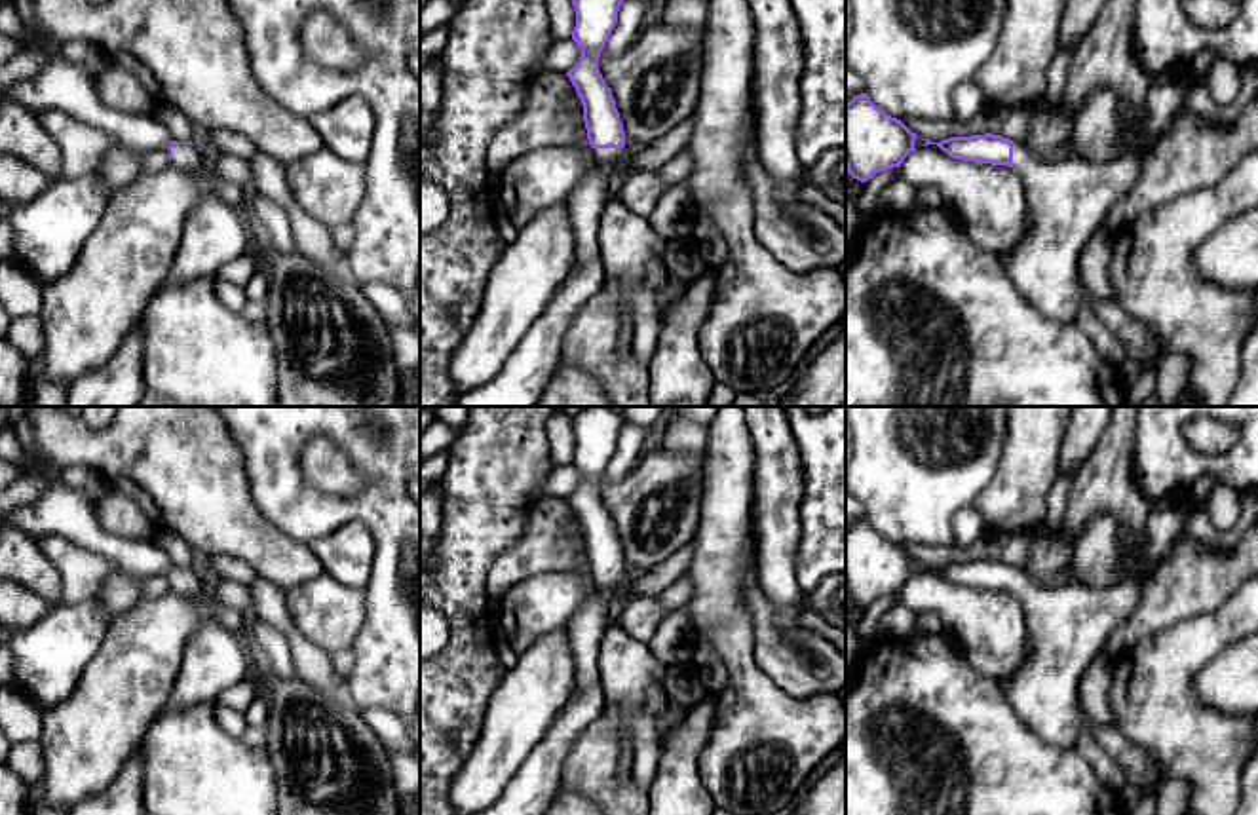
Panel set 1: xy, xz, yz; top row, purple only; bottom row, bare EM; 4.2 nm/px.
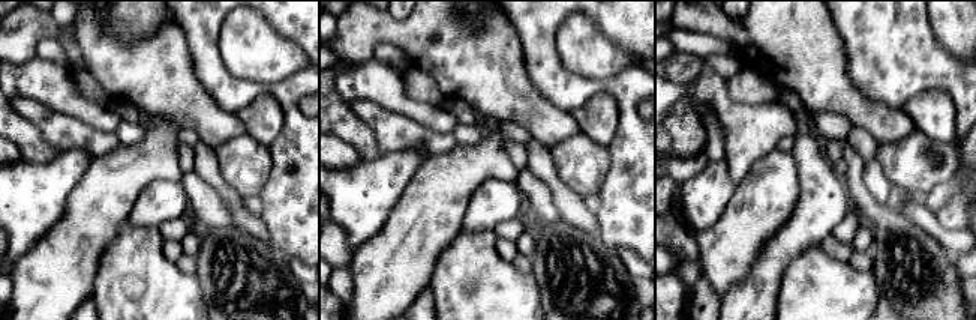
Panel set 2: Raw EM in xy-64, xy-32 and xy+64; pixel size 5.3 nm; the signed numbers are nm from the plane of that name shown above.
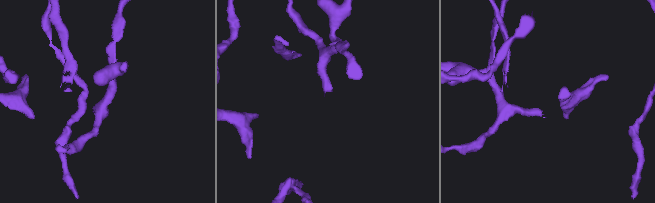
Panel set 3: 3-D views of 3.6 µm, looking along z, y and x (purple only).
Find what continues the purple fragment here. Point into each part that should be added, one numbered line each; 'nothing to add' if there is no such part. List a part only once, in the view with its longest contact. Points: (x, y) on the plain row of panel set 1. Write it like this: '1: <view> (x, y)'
nothing to add

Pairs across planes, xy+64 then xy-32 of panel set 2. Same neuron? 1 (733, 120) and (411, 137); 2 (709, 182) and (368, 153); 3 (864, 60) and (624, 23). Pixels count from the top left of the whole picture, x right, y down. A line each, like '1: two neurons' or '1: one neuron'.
1: two neurons
2: two neurons
3: one neuron

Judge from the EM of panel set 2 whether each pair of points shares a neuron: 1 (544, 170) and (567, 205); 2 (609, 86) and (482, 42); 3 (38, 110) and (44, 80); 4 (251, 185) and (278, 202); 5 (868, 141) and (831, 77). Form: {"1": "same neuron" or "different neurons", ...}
{"1": "same neuron", "2": "different neurons", "3": "different neurons", "4": "different neurons", "5": "different neurons"}

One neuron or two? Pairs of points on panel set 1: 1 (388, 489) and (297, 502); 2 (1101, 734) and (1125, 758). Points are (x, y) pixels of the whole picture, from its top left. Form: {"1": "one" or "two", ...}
{"1": "one", "2": "one"}

